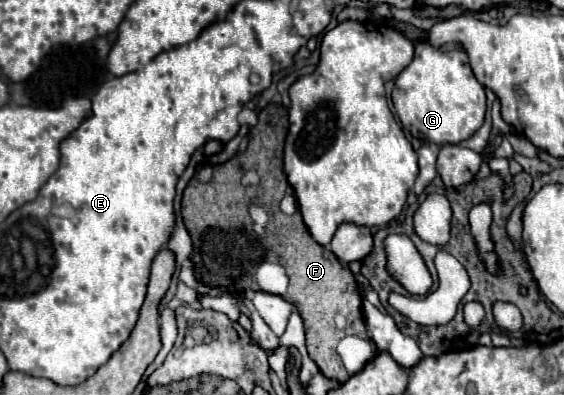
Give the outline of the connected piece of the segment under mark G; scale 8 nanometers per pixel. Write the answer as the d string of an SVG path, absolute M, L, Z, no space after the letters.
M428 42L414 44L414 60L396 76L392 90L394 110L402 126L418 140L432 144L460 144L484 122L486 94L476 80L462 48L436 48Z

